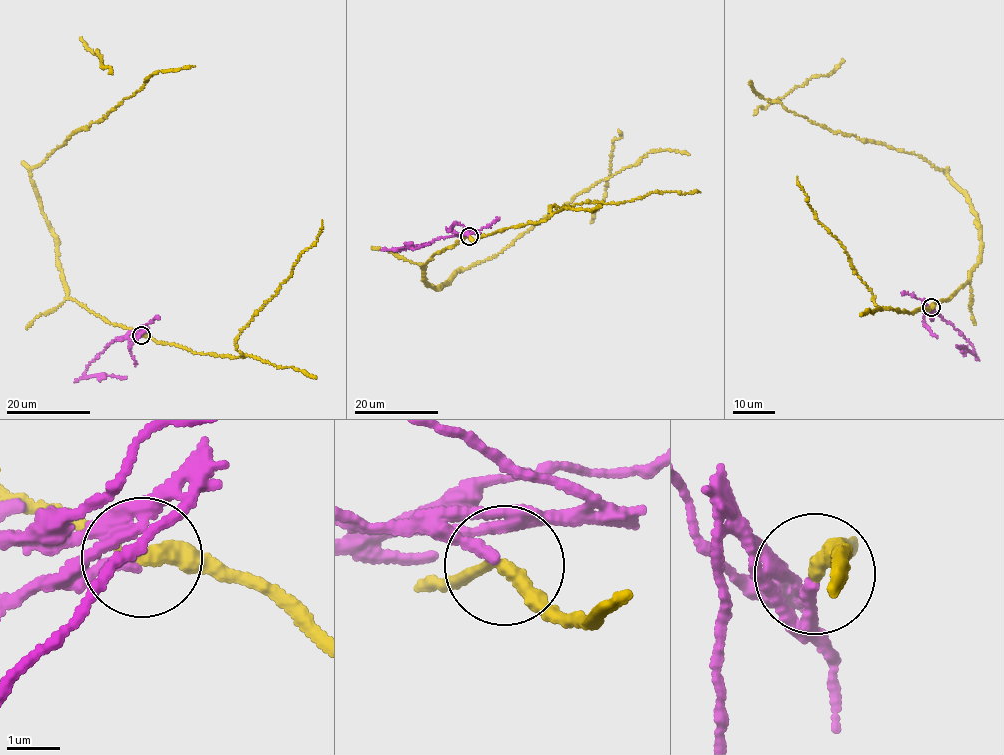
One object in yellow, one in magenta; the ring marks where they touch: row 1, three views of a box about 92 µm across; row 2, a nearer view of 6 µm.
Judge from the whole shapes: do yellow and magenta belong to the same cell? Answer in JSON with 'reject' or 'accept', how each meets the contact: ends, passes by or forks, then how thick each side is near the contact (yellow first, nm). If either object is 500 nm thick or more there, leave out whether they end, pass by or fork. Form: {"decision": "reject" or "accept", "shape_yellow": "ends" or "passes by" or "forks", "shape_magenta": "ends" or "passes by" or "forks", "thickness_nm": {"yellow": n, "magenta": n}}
{"decision": "reject", "shape_yellow": "passes by", "shape_magenta": "ends", "thickness_nm": {"yellow": 240, "magenta": 220}}

